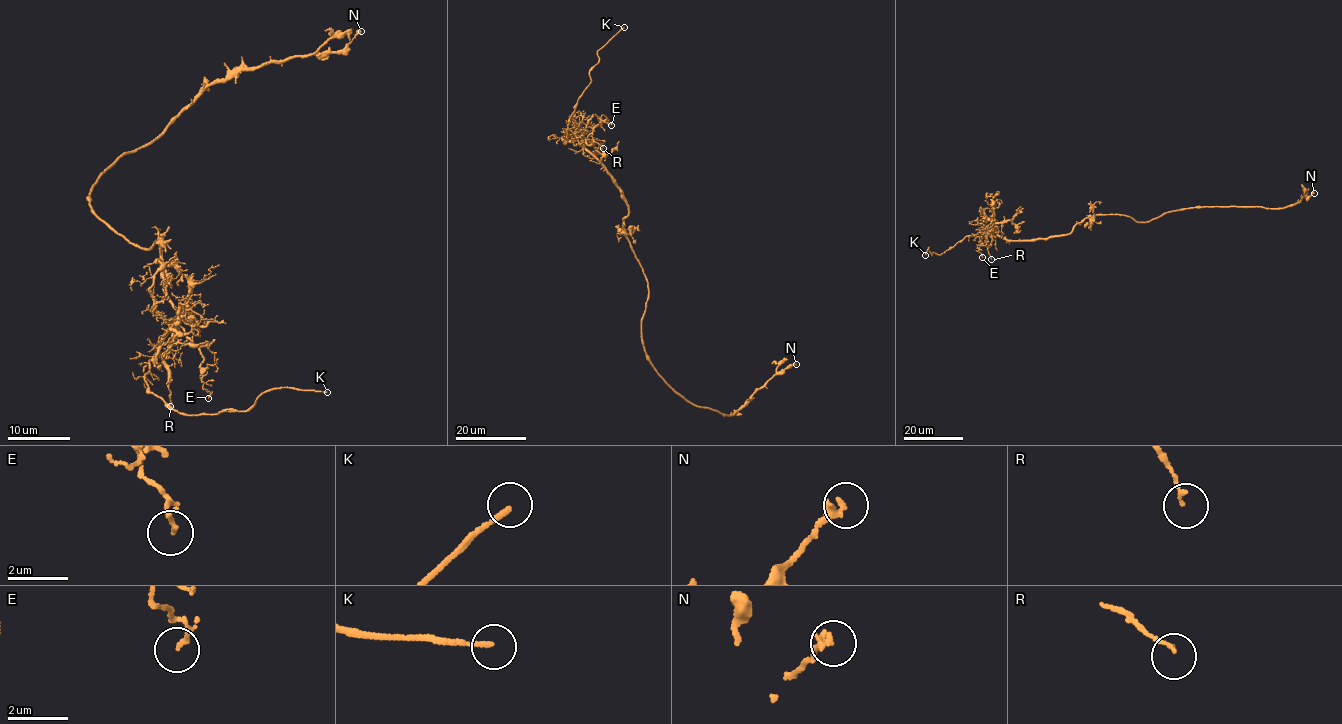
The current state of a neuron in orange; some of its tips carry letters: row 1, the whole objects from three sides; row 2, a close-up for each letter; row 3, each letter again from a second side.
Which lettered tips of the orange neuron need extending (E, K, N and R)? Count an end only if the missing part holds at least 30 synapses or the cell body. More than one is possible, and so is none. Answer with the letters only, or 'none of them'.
K

